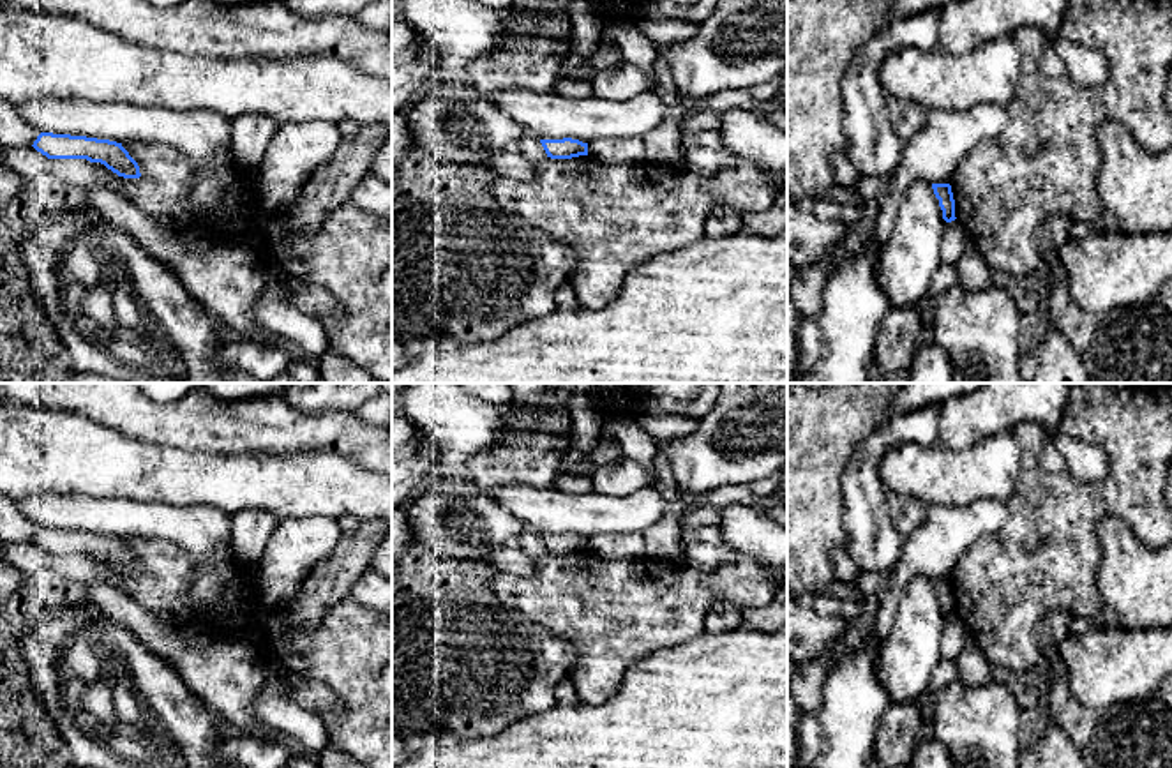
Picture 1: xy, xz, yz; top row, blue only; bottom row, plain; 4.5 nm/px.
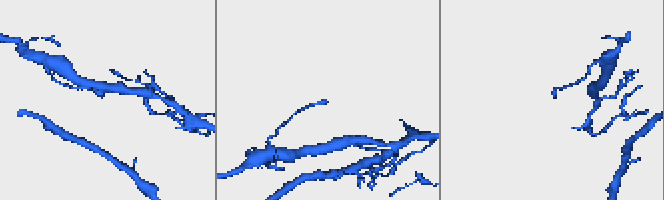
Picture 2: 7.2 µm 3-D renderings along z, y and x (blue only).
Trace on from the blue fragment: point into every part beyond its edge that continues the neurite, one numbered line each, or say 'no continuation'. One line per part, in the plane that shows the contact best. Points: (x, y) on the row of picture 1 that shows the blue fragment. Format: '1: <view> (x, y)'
no continuation

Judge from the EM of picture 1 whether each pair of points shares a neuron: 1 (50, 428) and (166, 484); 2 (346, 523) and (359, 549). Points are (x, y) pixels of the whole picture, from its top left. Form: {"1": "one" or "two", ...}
{"1": "one", "2": "two"}

